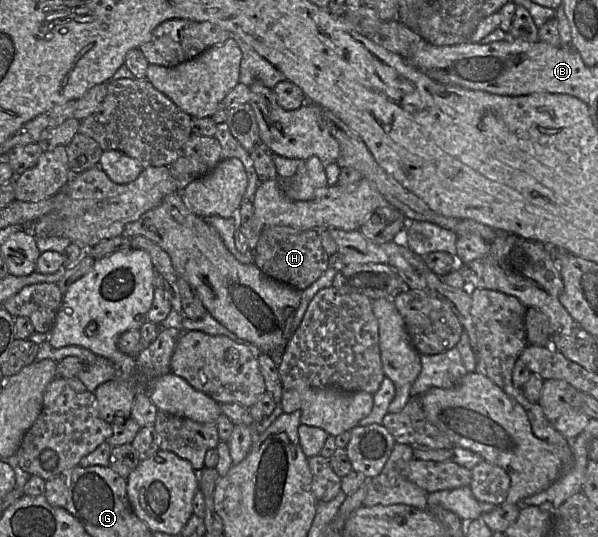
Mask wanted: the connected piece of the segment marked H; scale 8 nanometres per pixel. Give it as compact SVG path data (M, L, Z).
M272 226L261 231L255 248L254 262L267 276L302 291L329 268L329 255L322 246L318 230Z

